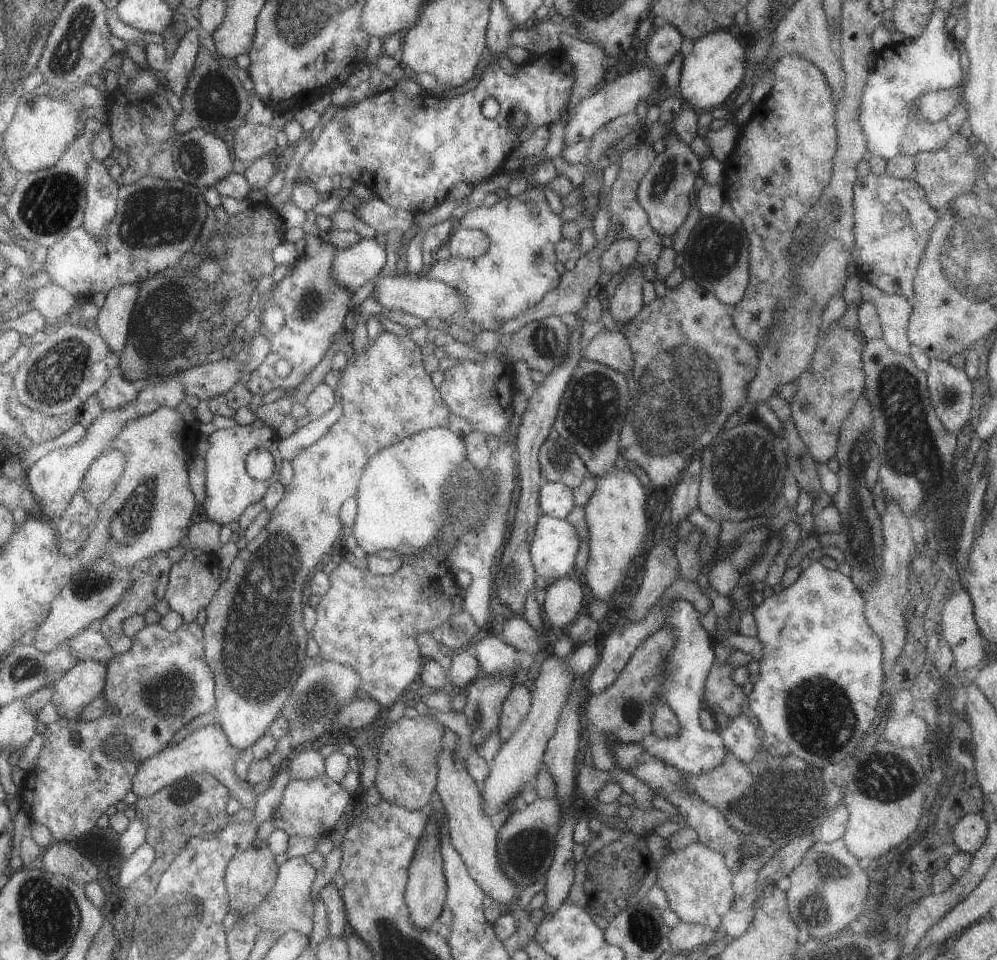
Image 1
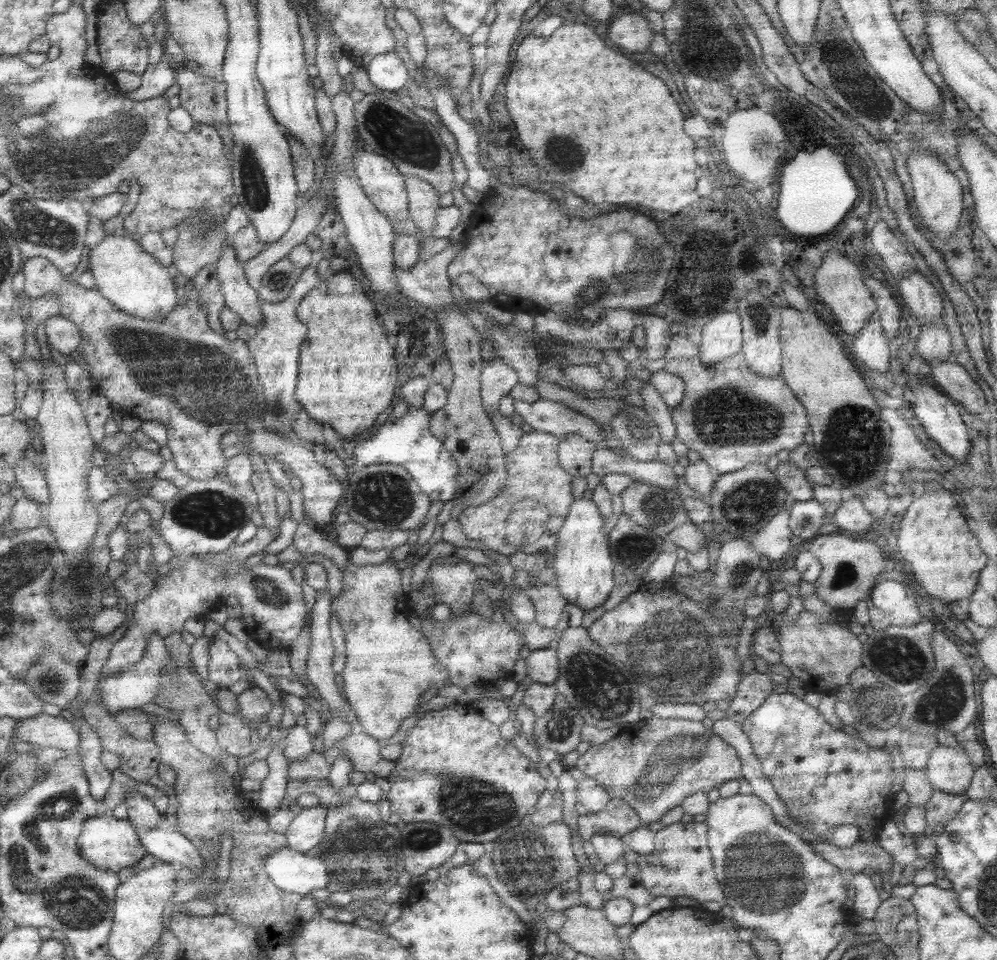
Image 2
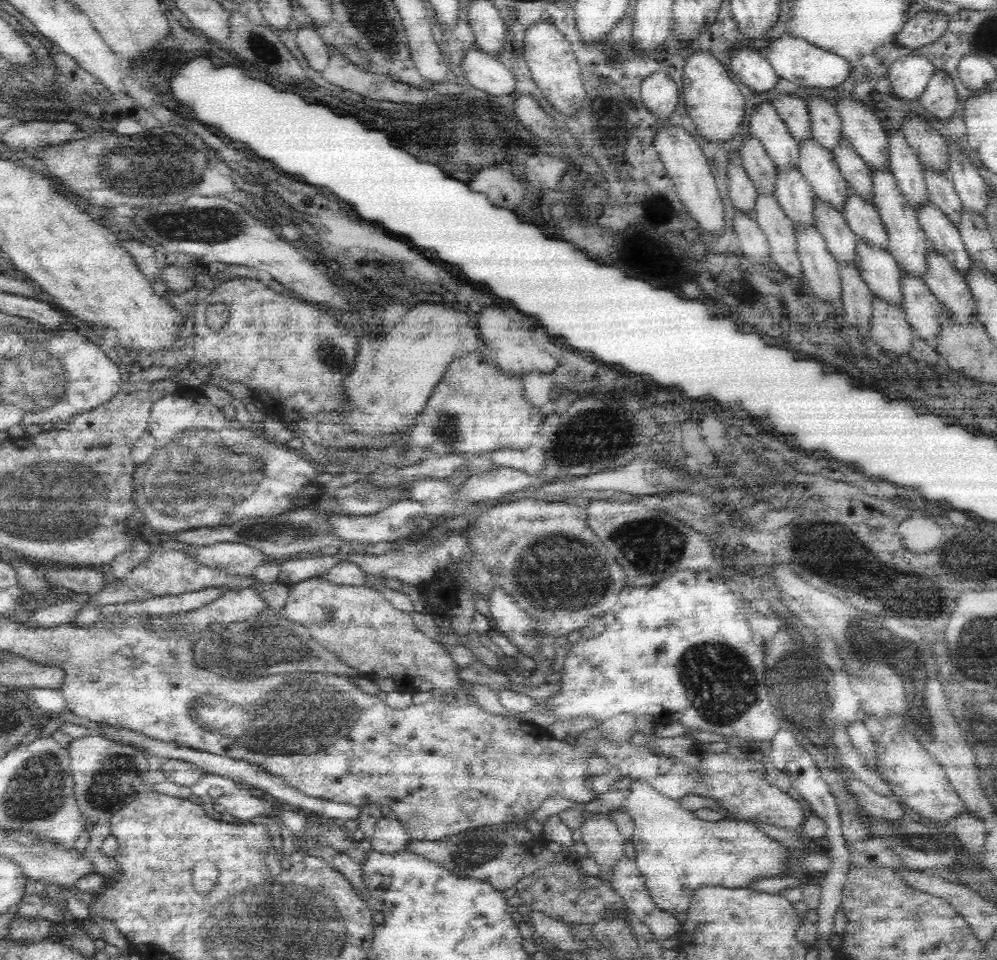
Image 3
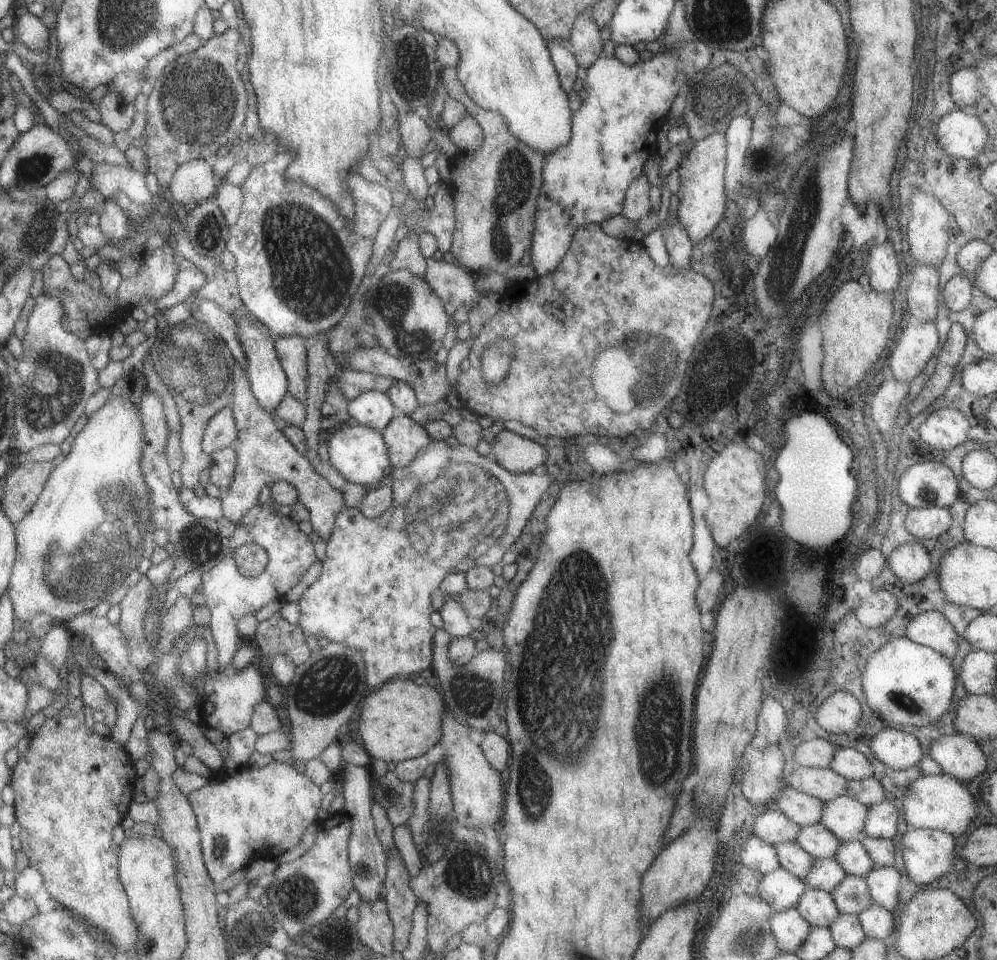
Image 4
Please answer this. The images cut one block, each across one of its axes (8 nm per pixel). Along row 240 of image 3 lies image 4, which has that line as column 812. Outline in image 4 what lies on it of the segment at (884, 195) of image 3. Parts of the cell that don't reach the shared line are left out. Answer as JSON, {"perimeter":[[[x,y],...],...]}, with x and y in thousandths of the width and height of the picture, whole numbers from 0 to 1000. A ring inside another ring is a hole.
{"perimeter":[[[807,927],[801,933],[797,948],[811,963],[811,967],[829,967],[842,952],[834,938],[834,931],[825,927]]]}

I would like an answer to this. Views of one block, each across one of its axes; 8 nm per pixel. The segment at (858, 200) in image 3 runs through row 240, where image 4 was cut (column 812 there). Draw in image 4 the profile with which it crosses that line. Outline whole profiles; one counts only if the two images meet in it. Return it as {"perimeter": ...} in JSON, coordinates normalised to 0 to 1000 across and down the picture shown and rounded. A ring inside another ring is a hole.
{"perimeter":[[[815,894],[811,908],[805,913],[805,921],[811,927],[825,927],[834,931],[834,927],[848,915],[848,908],[836,894]]]}

